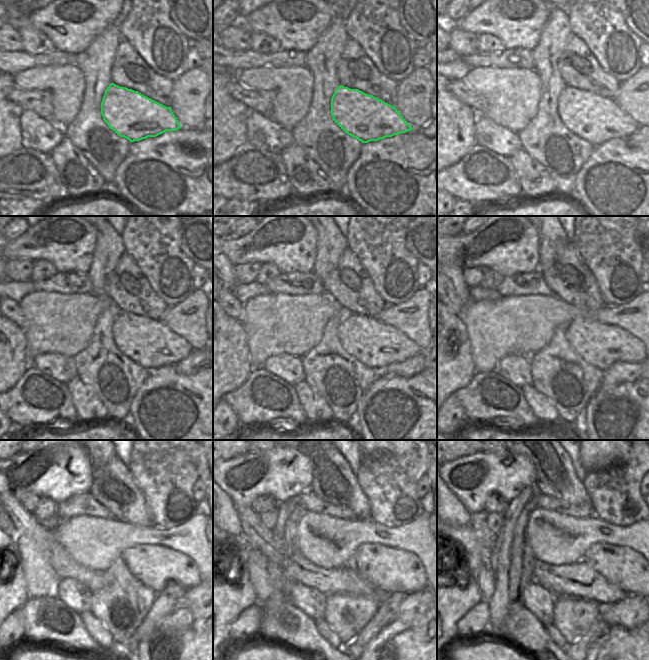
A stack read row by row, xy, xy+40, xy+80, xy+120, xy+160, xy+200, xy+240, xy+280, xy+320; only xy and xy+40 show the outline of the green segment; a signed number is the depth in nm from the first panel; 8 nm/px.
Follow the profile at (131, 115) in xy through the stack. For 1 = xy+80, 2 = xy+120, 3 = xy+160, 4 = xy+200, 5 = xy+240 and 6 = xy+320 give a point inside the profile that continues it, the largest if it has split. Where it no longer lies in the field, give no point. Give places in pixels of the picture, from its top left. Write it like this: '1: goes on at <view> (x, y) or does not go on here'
1: goes on at xy+80 (596, 119)
2: goes on at xy+120 (151, 344)
3: goes on at xy+160 (373, 343)
4: goes on at xy+200 (601, 345)
5: goes on at xy+240 (156, 566)
6: goes on at xy+320 (627, 569)

